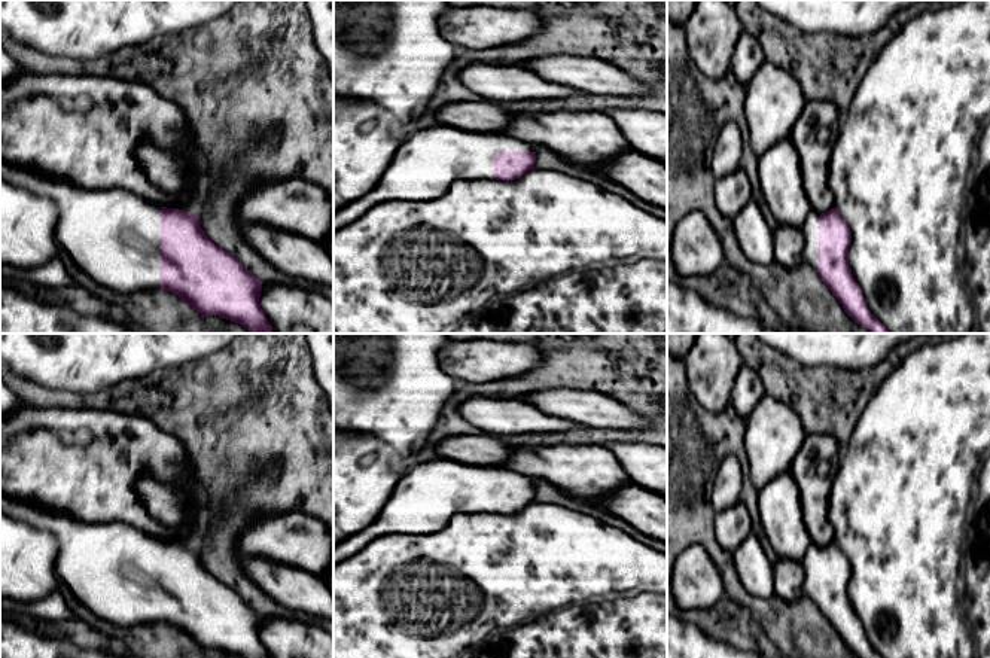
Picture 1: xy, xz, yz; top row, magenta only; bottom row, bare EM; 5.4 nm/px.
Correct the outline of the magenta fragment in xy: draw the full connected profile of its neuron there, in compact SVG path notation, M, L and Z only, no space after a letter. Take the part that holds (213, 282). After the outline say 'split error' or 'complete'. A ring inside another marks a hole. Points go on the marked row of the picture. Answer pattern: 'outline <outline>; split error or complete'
outline M0 161L0 180L48 198L58 211L55 240L73 262L97 284L118 293L164 289L176 293L186 307L192 307L202 317L219 316L244 326L250 333L274 333L261 308L262 281L253 275L232 253L217 247L202 231L195 213L167 208L134 195L125 189L86 191L67 180L46 177L31 168L13 167Z; split error

